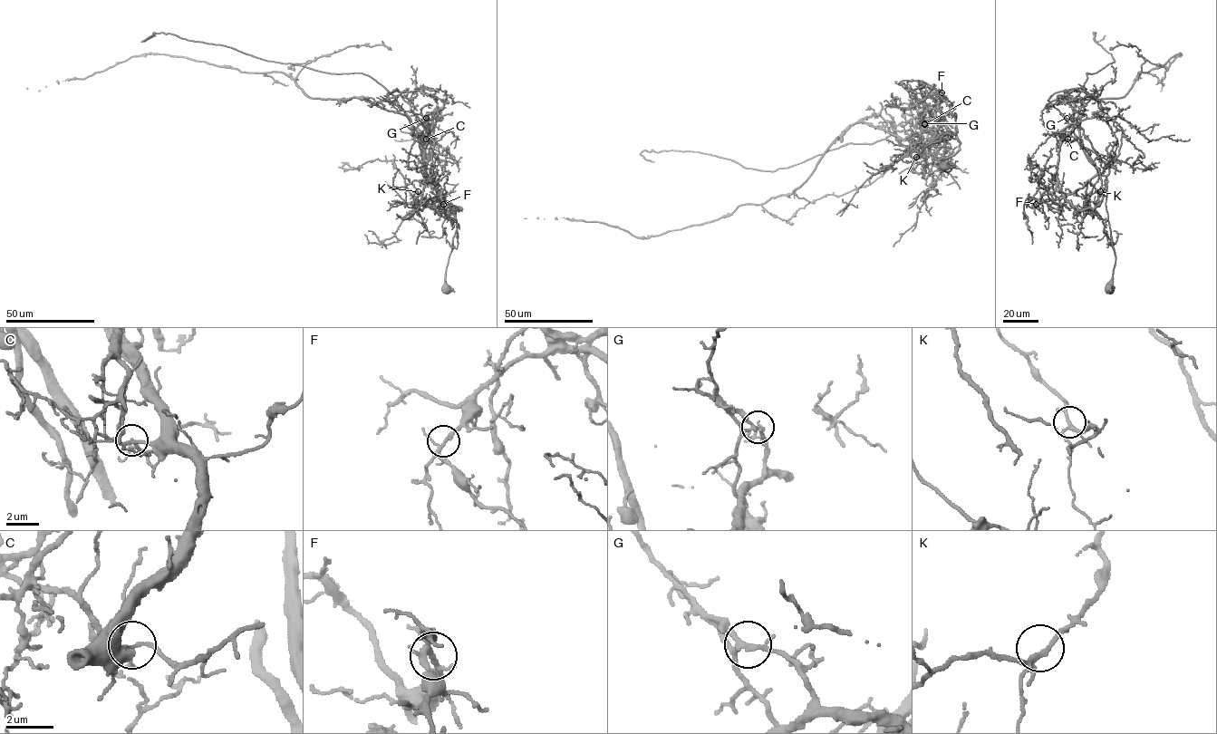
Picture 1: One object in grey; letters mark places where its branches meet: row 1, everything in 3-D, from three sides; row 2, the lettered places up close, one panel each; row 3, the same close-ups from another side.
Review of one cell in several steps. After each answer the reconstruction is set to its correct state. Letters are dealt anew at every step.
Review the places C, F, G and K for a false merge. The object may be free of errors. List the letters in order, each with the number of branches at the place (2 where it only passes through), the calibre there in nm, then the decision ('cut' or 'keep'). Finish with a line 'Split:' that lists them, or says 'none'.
C: 4 branches meet; 160 nm thick; keep
F: 4 branches meet; 190 nm thick; keep
G: 4 branches meet; 180 nm thick; cut
K: 4 branches meet; 190 nm thick; keep
Split: G

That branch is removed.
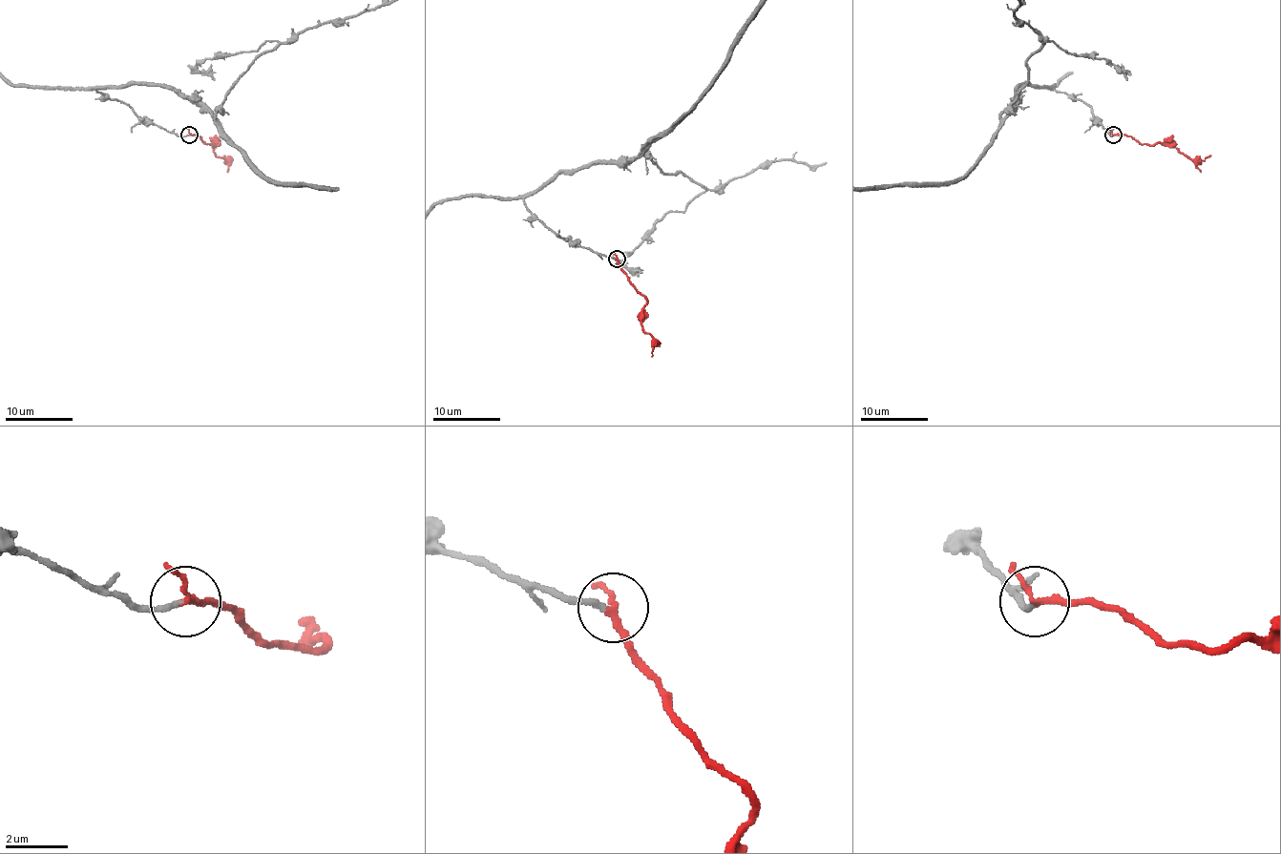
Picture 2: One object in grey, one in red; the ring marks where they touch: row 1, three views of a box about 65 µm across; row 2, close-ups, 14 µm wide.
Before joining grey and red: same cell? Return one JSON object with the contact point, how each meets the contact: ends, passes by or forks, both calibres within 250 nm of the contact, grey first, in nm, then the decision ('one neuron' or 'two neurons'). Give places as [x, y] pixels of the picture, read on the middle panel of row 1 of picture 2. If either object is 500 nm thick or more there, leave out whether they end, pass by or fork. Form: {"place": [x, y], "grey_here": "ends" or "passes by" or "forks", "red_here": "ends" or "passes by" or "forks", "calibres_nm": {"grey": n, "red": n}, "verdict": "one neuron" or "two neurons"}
{"place": [617, 259], "grey_here": "ends", "red_here": "passes by", "calibres_nm": {"grey": 160, "red": 190}, "verdict": "one neuron"}

